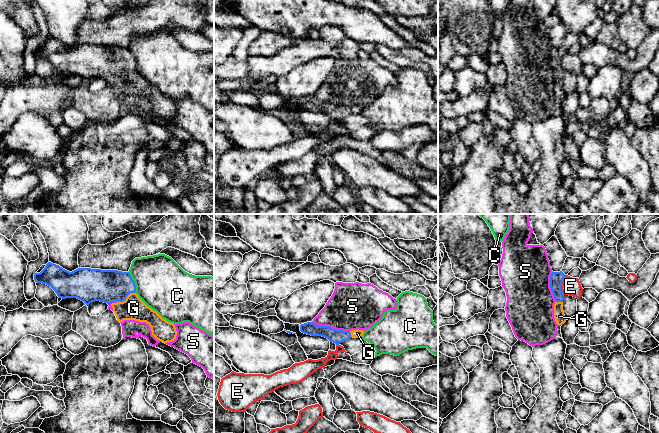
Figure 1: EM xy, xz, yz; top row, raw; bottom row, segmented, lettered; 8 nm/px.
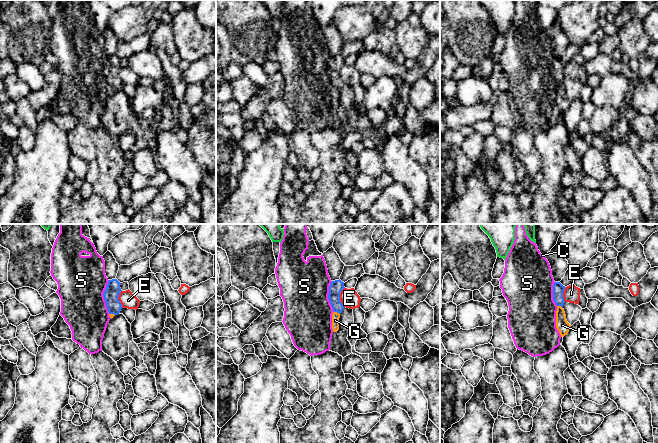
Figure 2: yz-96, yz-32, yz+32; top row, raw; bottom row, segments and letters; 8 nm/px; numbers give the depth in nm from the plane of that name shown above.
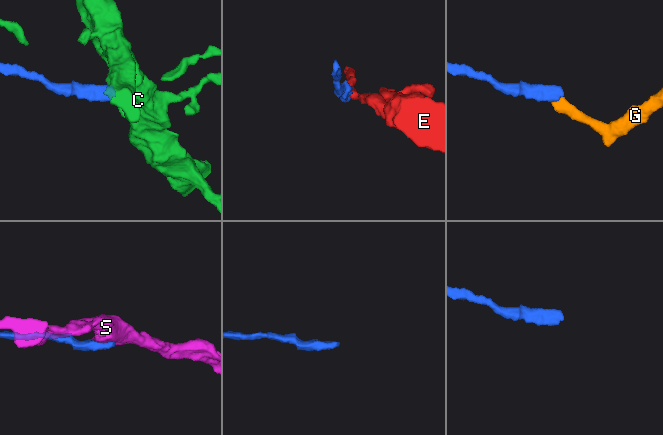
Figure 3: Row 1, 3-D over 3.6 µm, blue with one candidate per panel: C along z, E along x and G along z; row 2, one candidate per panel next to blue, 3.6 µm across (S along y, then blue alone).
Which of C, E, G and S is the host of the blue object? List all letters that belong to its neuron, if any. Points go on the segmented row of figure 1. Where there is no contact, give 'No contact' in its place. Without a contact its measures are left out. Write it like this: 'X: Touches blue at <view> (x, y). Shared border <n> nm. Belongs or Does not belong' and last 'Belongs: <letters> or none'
C: Touches blue at xy (134, 282). Shared border 180 nm. Does not belong
E: Touches blue at yz (561, 284). Shared border 160 nm. Does not belong
G: Touches blue at xy (126, 297). Shared border 150 nm. Belongs
S: Touches blue at xz (330, 327). Shared border 320 nm. Does not belong
Belongs: G

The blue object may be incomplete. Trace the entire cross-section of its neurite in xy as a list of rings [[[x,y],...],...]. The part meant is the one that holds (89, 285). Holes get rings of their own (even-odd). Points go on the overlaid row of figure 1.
[[[48,262],[34,280],[50,286],[62,299],[77,298],[86,305],[100,301],[111,305],[119,322],[146,322],[152,335],[163,343],[176,339],[175,325],[148,307],[135,293],[136,285],[129,272],[78,268],[69,272]]]

